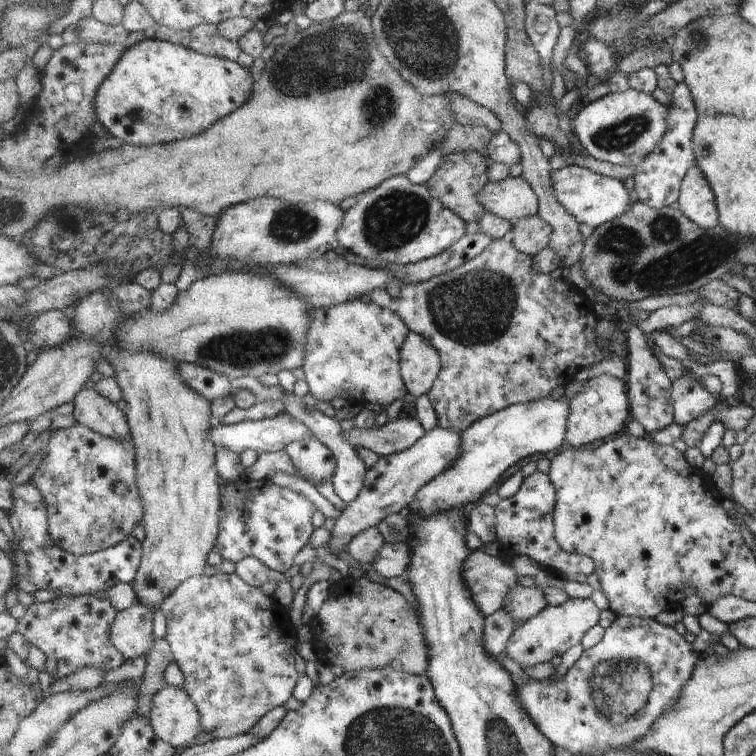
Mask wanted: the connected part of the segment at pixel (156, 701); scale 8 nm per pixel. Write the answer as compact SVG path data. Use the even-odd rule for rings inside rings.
M173 685L154 694L150 719L157 736L179 750L193 745L197 734L204 731L200 709L192 697Z

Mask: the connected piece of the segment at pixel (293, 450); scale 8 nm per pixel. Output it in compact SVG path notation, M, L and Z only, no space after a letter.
M303 438L285 449L295 468L313 482L329 482L337 468L335 453L318 438Z

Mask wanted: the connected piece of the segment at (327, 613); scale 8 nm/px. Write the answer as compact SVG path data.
M368 578L353 580L353 582L351 582L351 588L347 588L345 594L331 594L331 596L329 596L327 602L323 604L320 614L315 616L313 627L315 632L319 634L317 640L321 642L323 650L331 656L331 658L323 658L323 660L329 662L329 664L338 664L345 671L355 672L378 668L396 668L397 670L403 670L403 672L411 674L411 676L425 676L429 672L429 642L425 640L425 628L421 628L421 614L417 612L417 610L413 610L413 608L409 607L407 600L405 600L399 590L393 590L391 587L378 584Z

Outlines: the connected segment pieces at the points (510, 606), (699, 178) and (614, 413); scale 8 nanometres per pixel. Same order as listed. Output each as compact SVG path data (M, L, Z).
M517 584L514 588L509 588L505 608L511 612L513 620L517 626L529 622L540 612L547 608L548 602L541 587L525 587Z
M696 166L689 168L680 184L679 209L693 224L708 229L719 224L719 210L716 208L715 194L707 178Z
M599 374L588 379L569 401L567 440L573 448L619 434L627 426L627 420L632 415L626 380L615 378L610 374Z

